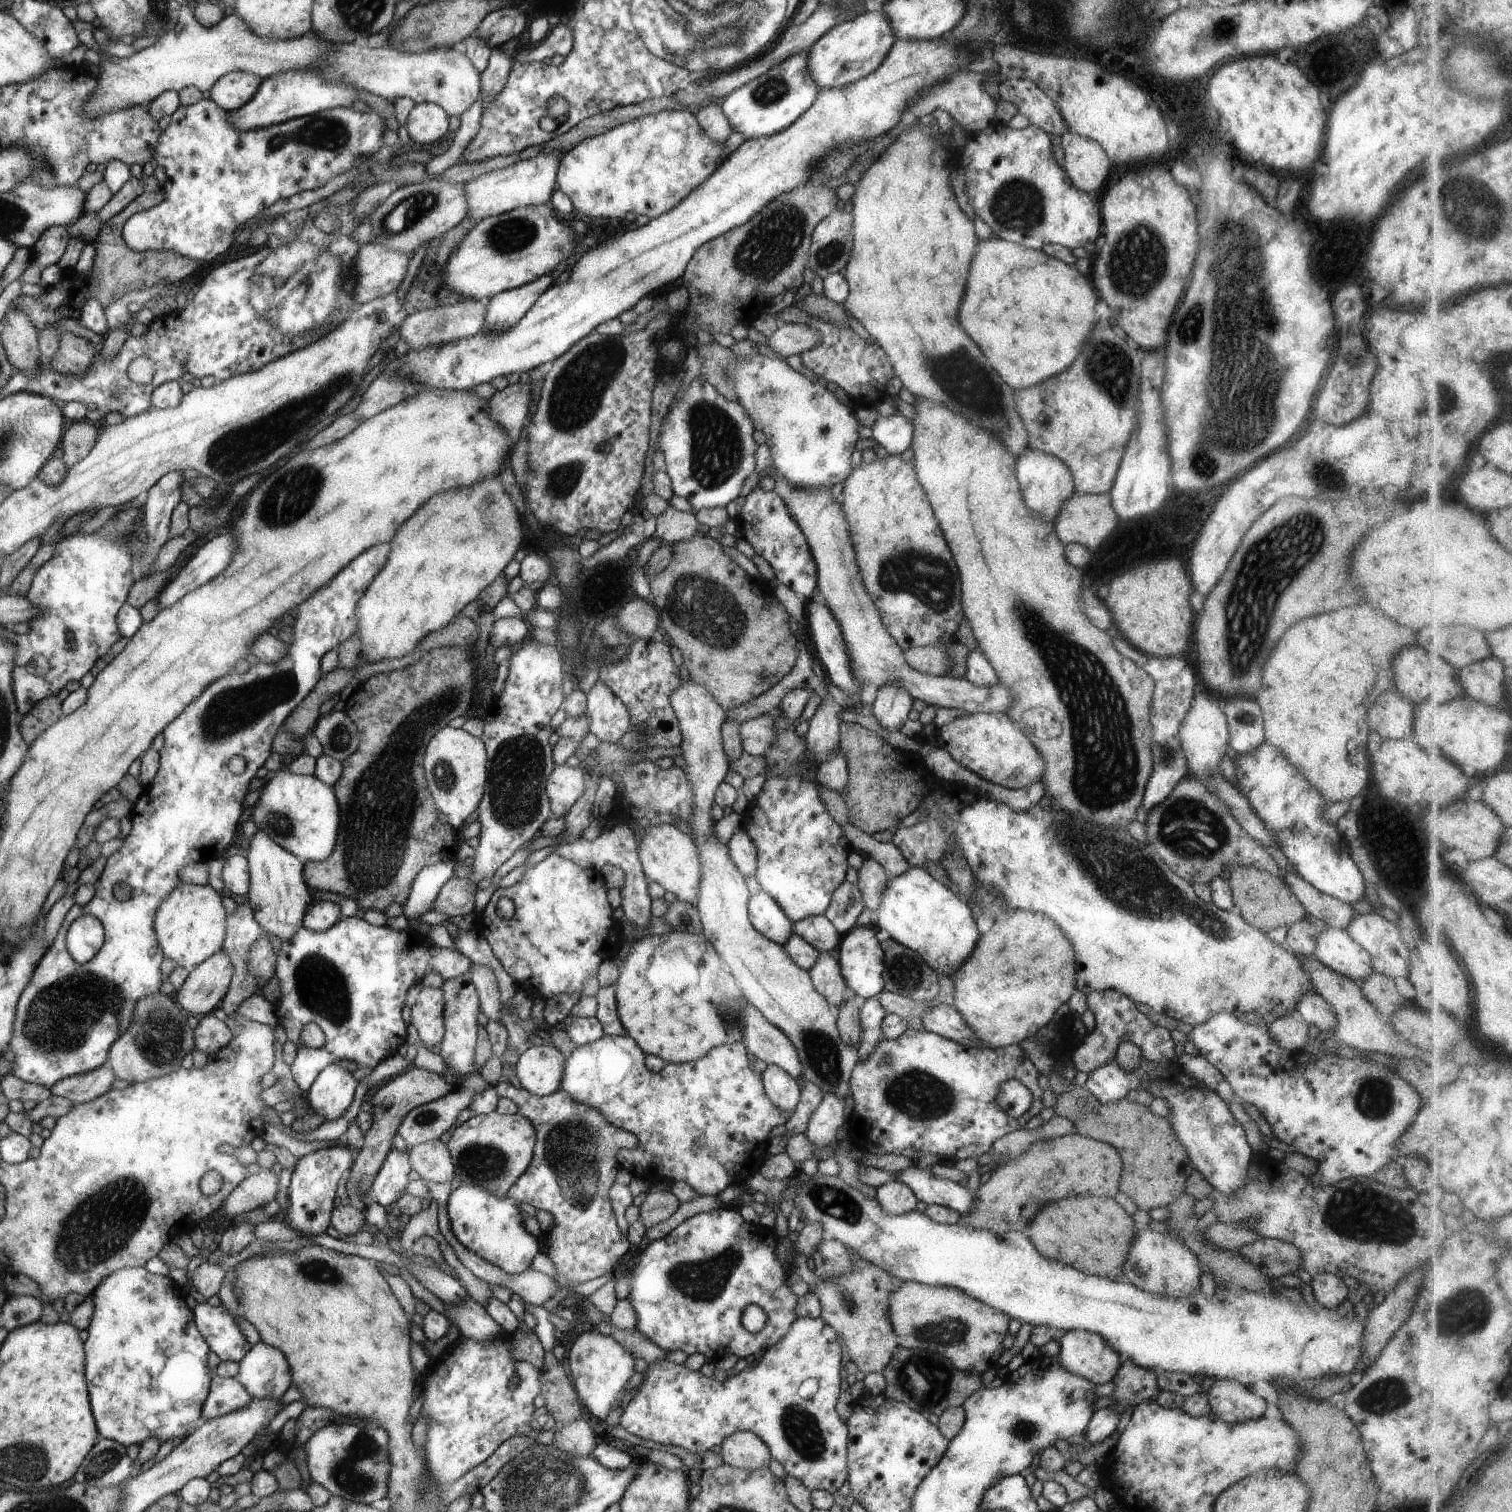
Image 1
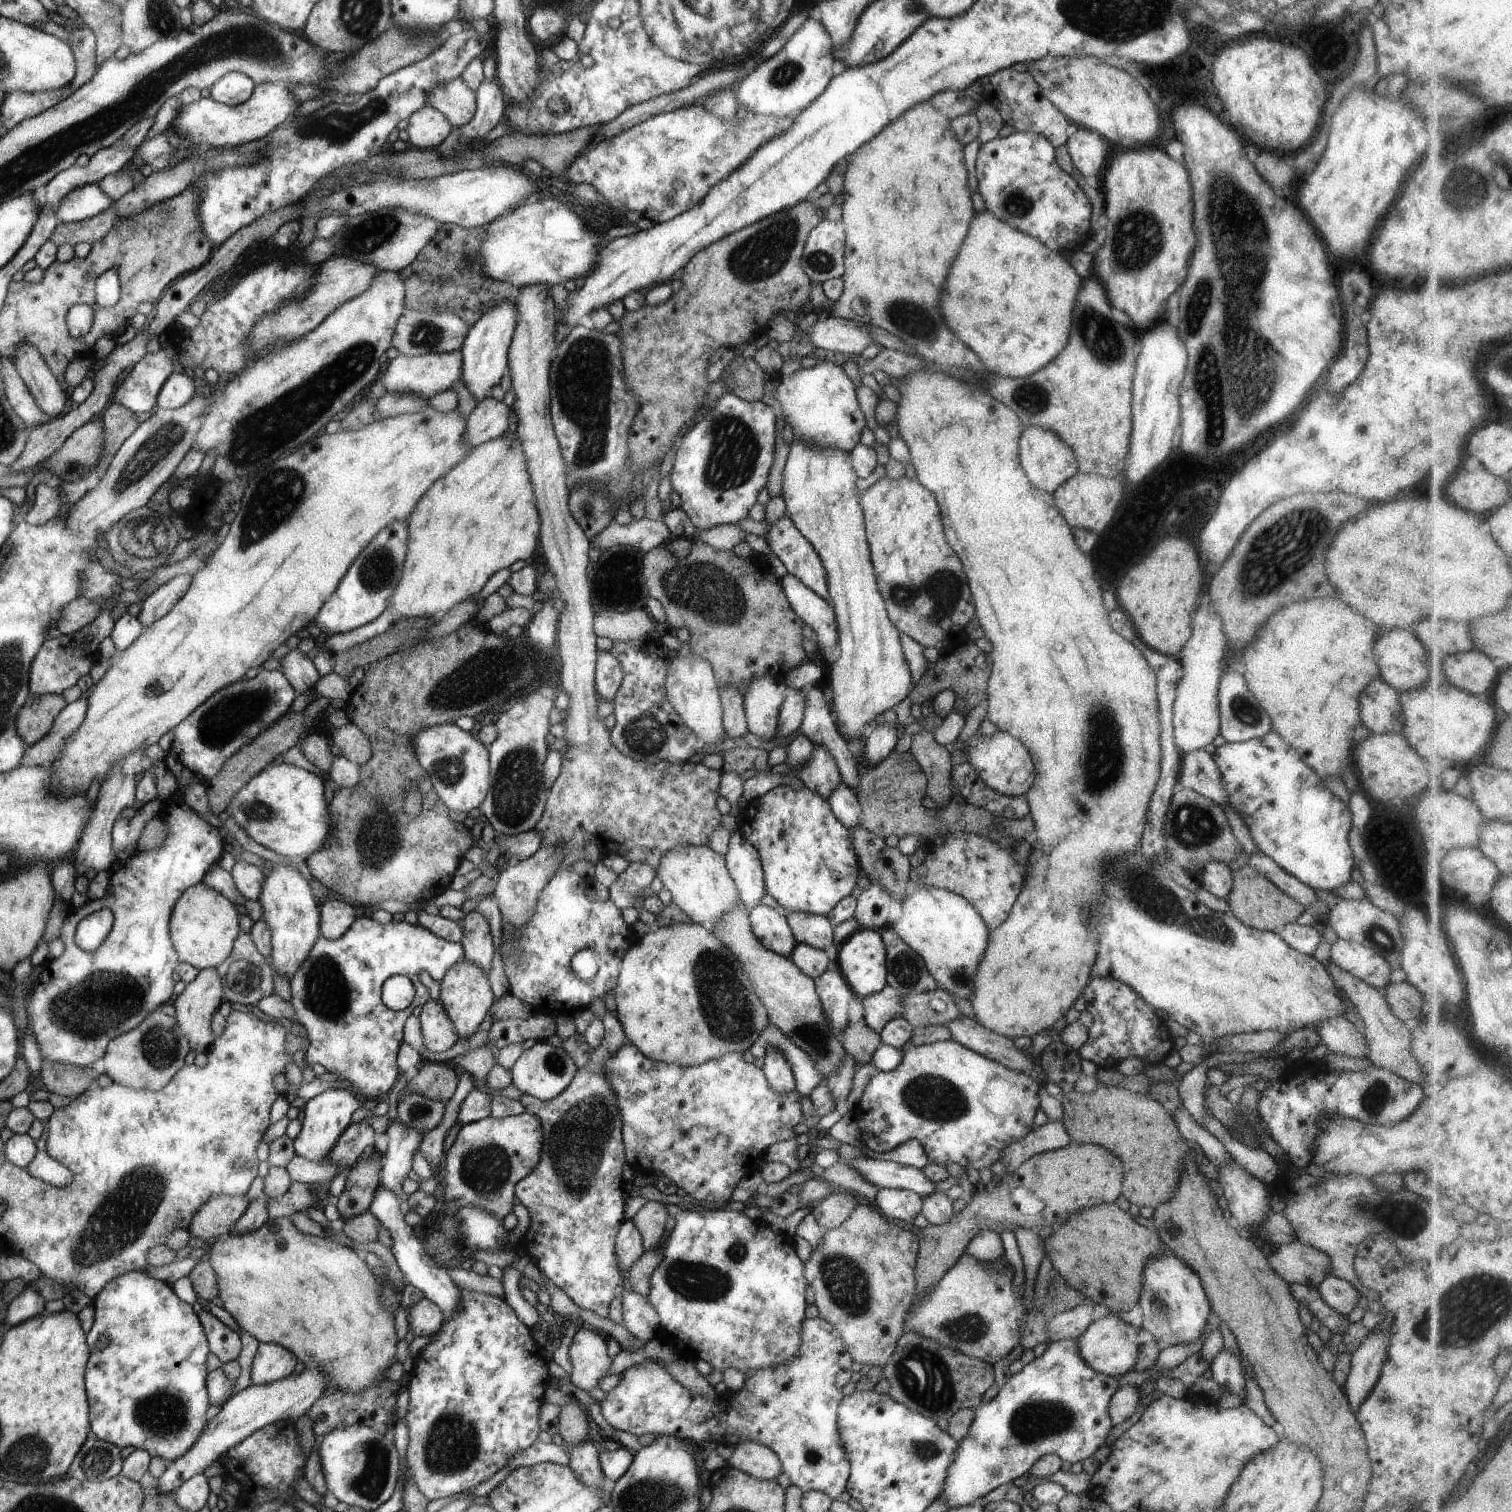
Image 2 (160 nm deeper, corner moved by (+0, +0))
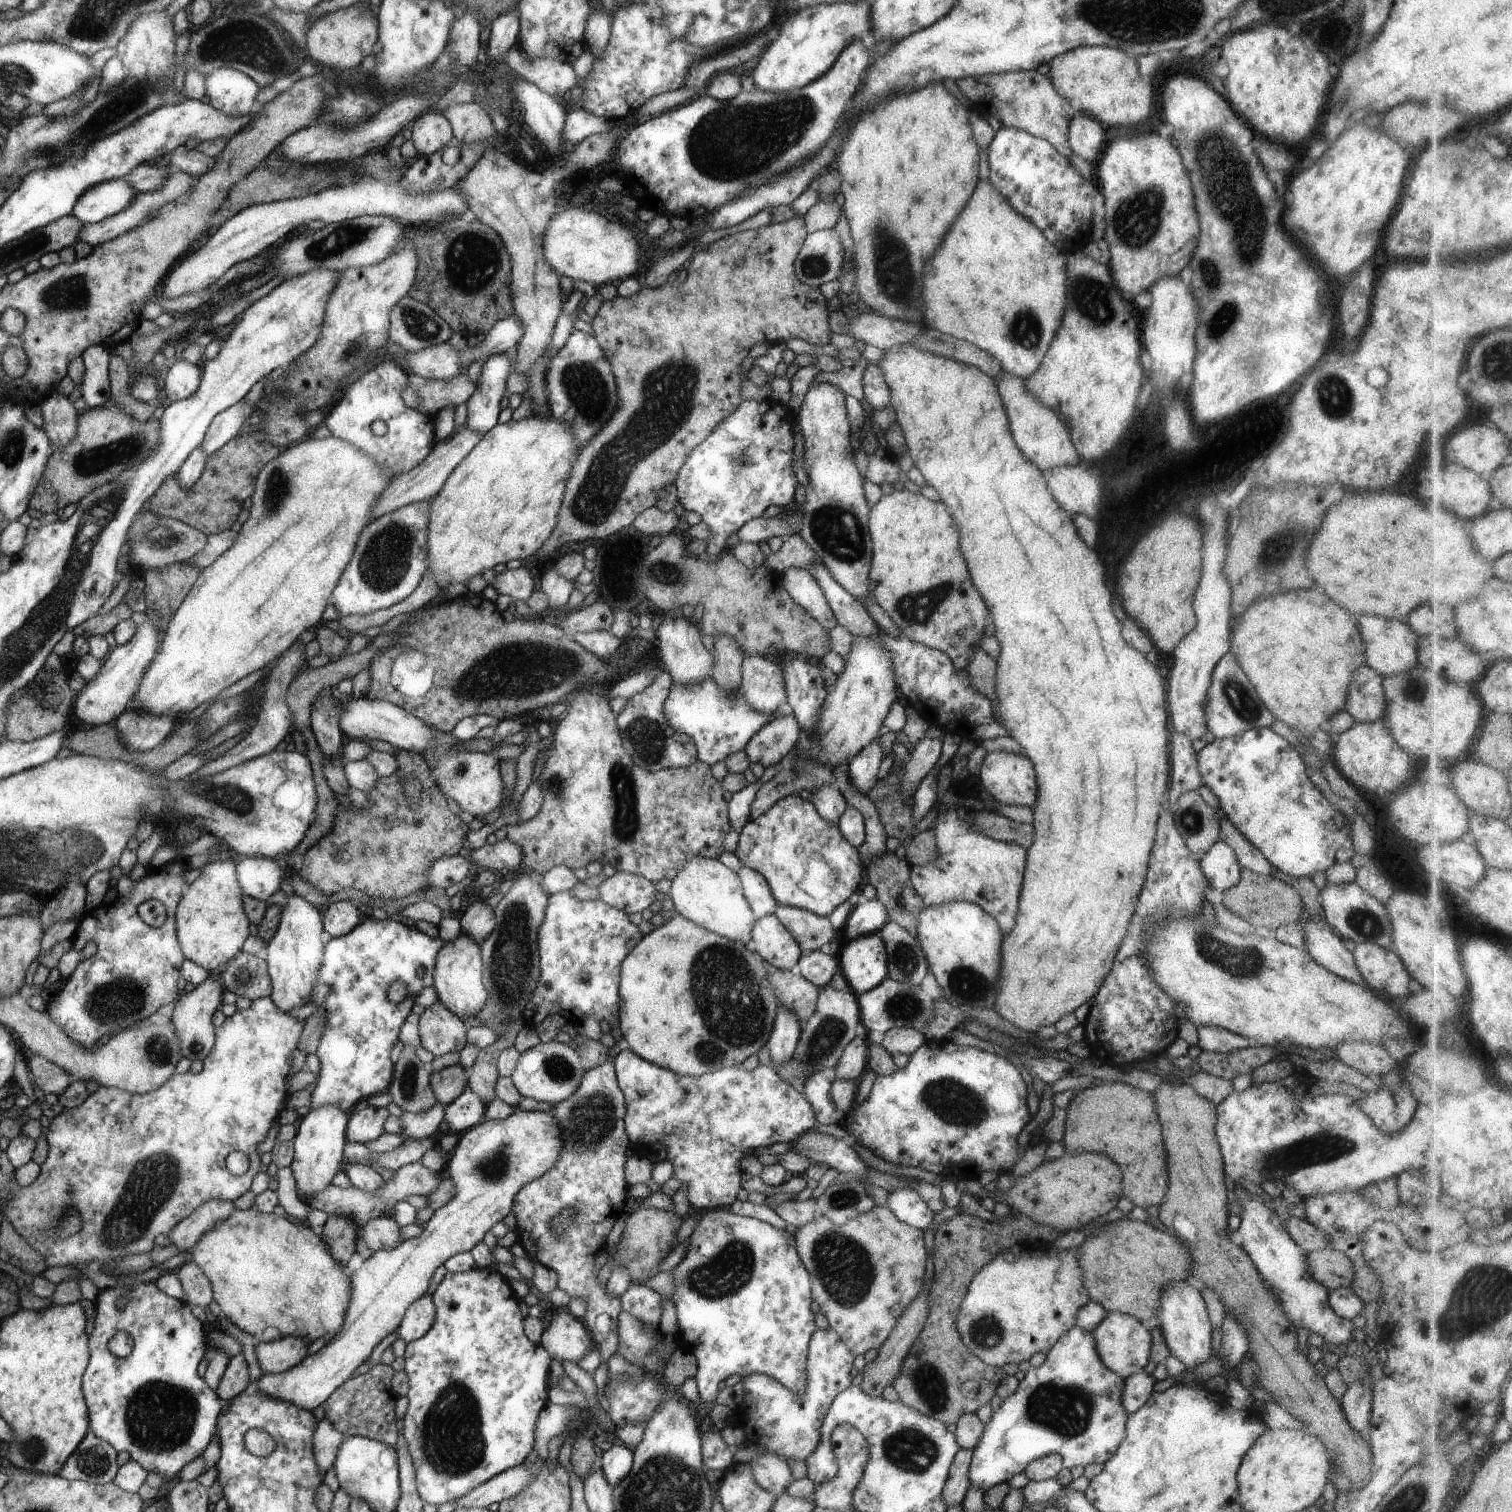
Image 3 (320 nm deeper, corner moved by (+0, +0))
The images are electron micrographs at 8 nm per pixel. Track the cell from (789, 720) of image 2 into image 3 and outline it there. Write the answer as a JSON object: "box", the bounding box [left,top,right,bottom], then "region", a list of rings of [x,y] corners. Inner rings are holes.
{"box":[744,713,801,769],"region":[[[793,713],[777,716],[765,724],[745,746],[744,752],[749,762],[758,762],[766,769],[776,765],[792,750],[800,740],[801,724]]]}

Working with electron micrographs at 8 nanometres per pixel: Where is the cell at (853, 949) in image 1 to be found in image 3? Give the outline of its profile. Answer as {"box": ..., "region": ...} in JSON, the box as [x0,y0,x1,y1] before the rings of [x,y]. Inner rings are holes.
{"box":[837,933,888,996],"region":[[[877,933],[843,941],[837,957],[848,988],[856,996],[873,990],[888,977],[886,946]]]}

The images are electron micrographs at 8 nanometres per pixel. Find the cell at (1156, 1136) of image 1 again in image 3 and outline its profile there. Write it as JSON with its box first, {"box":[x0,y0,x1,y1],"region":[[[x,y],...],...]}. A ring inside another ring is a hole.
{"box":[1061,1082,1168,1208],"region":[[[1100,1082],[1093,1087],[1075,1093],[1067,1108],[1066,1132],[1061,1142],[1066,1154],[1075,1156],[1080,1152],[1096,1152],[1108,1156],[1120,1166],[1123,1175],[1123,1196],[1134,1204],[1134,1207],[1148,1208],[1163,1202],[1168,1186],[1168,1154],[1163,1147],[1163,1136],[1156,1113],[1156,1102],[1152,1093],[1139,1090],[1134,1086],[1120,1082]]]}

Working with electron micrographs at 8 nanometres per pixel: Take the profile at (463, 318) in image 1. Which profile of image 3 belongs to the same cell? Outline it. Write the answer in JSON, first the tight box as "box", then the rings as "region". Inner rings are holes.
{"box":[389,298,453,352],"region":[[[402,298],[392,312],[390,312],[389,341],[392,341],[405,351],[418,352],[428,346],[438,346],[448,343],[453,335],[450,322],[444,320],[439,311],[434,311],[430,306],[410,298]]]}

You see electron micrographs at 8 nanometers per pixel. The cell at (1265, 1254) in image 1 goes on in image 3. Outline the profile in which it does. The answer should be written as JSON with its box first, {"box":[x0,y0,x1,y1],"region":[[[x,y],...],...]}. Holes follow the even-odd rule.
{"box":[1307,1248,1354,1292],"region":[[[1334,1248],[1307,1252],[1310,1276],[1329,1292],[1343,1287],[1352,1287],[1354,1265],[1352,1259]]]}

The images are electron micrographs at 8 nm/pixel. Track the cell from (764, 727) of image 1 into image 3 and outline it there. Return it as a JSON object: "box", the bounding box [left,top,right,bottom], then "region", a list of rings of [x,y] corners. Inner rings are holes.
{"box":[739,655,793,717],"region":[[[764,655],[744,658],[739,690],[756,710],[766,711],[776,717],[793,712],[787,699],[783,672],[777,660]]]}

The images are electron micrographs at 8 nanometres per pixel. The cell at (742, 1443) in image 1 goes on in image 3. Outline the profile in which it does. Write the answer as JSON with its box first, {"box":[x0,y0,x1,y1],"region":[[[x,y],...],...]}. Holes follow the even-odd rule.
{"box":[748,1452,794,1497],"region":[[[767,1452],[759,1455],[755,1461],[750,1461],[748,1466],[752,1468],[752,1474],[758,1486],[778,1497],[788,1488],[788,1484],[794,1481],[786,1459],[780,1459],[774,1453]]]}

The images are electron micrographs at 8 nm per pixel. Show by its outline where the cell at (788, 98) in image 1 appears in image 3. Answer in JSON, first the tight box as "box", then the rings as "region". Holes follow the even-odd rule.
{"box":[752,2,873,92],"region":[[[842,2],[842,4],[820,4],[810,6],[804,10],[794,12],[782,26],[779,35],[768,47],[768,51],[762,56],[759,64],[754,68],[752,76],[754,85],[765,91],[786,92],[796,90],[814,79],[820,78],[838,60],[840,53],[852,41],[868,40],[873,32],[873,18],[868,2]]]}

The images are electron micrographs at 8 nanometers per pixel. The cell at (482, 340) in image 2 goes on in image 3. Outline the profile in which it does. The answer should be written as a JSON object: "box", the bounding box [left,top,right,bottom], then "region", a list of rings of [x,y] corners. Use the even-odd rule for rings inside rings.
{"box":[465,353,513,434],"region":[[[504,353],[490,355],[480,370],[478,390],[468,398],[468,420],[465,424],[478,434],[486,434],[498,425],[500,403],[508,395],[507,384],[513,372],[513,361]]]}

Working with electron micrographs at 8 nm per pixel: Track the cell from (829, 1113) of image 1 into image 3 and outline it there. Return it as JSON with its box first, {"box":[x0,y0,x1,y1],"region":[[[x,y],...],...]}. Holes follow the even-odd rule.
{"box":[833,1031,868,1082],"region":[[[858,1031],[858,1035],[844,1048],[838,1064],[833,1067],[836,1078],[842,1078],[846,1082],[858,1082],[866,1069],[868,1050],[866,1050],[867,1036]]]}

